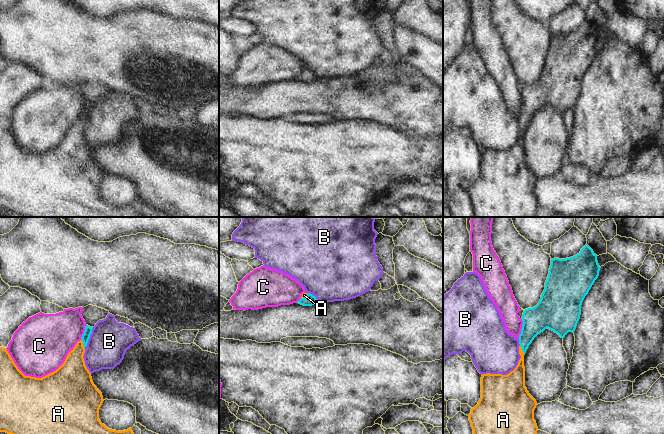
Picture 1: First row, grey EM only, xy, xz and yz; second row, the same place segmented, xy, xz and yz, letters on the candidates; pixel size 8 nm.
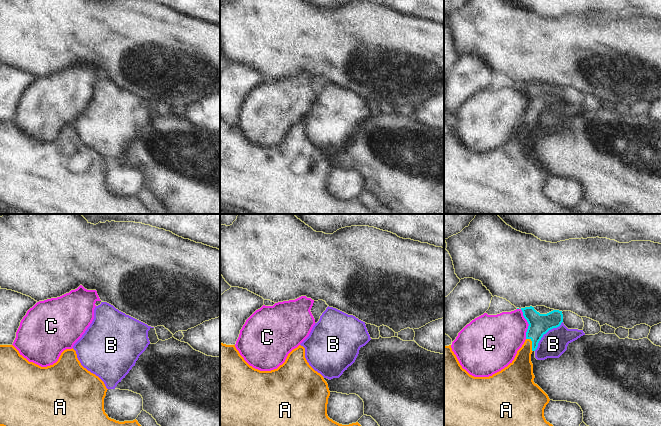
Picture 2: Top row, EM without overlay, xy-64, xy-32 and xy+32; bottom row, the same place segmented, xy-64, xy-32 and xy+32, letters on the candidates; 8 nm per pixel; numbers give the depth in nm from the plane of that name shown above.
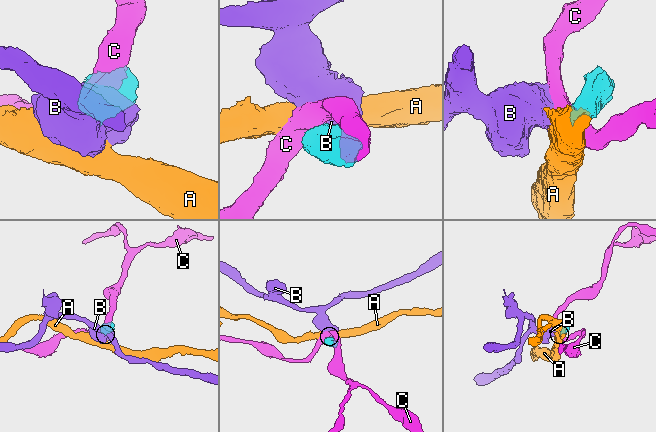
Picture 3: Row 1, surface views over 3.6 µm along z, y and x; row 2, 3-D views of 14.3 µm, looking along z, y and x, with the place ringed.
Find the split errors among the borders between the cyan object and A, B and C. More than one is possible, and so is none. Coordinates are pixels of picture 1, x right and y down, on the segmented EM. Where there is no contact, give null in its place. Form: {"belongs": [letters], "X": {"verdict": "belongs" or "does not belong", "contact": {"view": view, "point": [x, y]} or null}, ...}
{"belongs": ["A"], "A": {"verdict": "belongs", "contact": {"view": "yz", "point": [522, 350]}}, "B": {"verdict": "does not belong", "contact": {"view": "xy", "point": [89, 337]}}, "C": {"verdict": "does not belong", "contact": {"view": "yz", "point": [521, 329]}}}

